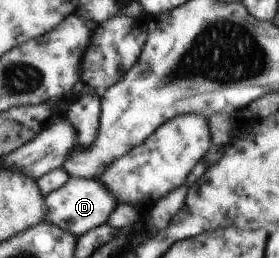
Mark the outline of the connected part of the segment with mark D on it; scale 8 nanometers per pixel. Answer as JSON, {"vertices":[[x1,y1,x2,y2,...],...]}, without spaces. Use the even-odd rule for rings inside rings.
{"vertices":[[72,177,60,190,50,192,48,196,45,196,45,202,46,218,44,222,50,222,50,224,54,224,54,226,62,228,64,232,70,232,76,237,106,223,118,204,118,200,111,196,110,190,104,186,102,180]]}

